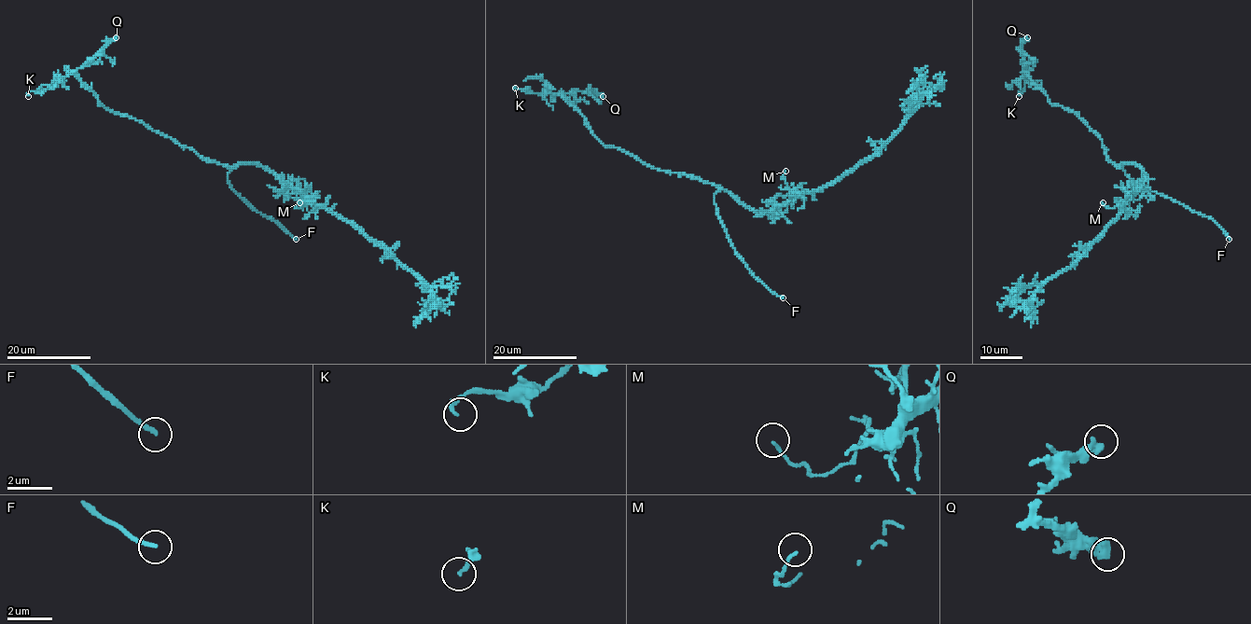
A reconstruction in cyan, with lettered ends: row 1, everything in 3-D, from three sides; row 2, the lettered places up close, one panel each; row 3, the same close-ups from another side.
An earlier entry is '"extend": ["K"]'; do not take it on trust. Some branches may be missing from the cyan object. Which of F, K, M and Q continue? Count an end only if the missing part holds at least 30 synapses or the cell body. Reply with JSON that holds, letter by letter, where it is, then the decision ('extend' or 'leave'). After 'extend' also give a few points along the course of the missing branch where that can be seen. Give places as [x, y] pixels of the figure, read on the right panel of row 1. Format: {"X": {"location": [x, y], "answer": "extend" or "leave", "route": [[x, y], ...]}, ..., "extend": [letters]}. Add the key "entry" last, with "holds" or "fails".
{"F": {"location": [1229, 239], "answer": "extend", "route": [[1229, 239], [1228, 258], [1208, 281], [1206, 279]]}, "K": {"location": [1019, 96], "answer": "leave"}, "M": {"location": [1103, 202], "answer": "leave"}, "Q": {"location": [1027, 37], "answer": "leave"}, "extend": ["F"], "entry": "fails"}

